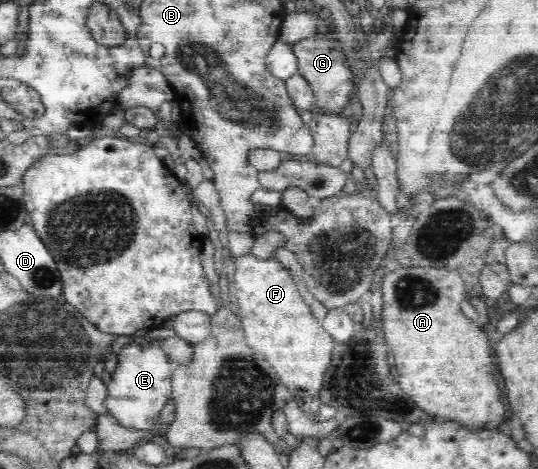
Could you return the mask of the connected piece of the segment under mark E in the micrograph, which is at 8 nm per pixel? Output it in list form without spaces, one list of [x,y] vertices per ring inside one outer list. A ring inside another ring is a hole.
[[[156,339],[146,344],[132,342],[122,348],[117,357],[118,365],[106,384],[108,394],[105,405],[108,415],[126,428],[152,430],[159,426],[160,413],[171,398],[171,376],[175,366]]]

